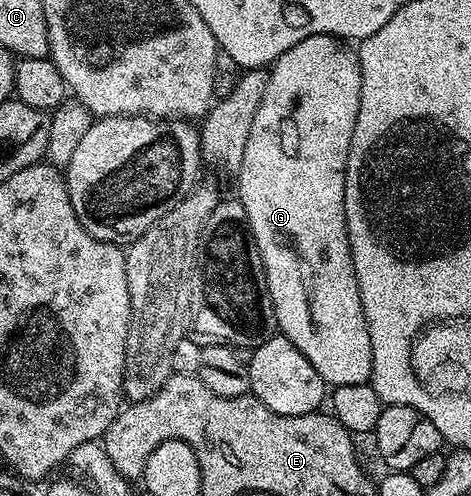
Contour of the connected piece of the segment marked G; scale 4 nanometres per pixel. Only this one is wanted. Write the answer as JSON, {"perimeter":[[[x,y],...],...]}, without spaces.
{"perimeter":[[[317,34],[300,40],[300,44],[288,48],[288,52],[284,52],[273,62],[268,70],[268,88],[264,88],[264,100],[260,100],[260,108],[256,108],[256,116],[252,120],[252,132],[248,132],[248,144],[244,144],[244,160],[236,175],[236,181],[238,181],[236,197],[244,204],[244,212],[248,212],[248,224],[264,264],[266,283],[268,292],[272,296],[278,330],[285,338],[292,340],[292,344],[296,344],[300,352],[304,352],[308,364],[312,364],[312,368],[316,368],[316,372],[320,372],[320,376],[331,387],[364,384],[369,382],[372,372],[372,340],[368,340],[368,324],[364,320],[364,308],[360,300],[360,288],[356,284],[354,275],[352,252],[348,244],[344,216],[346,161],[352,144],[352,132],[356,128],[356,116],[360,112],[360,84],[362,83],[358,55],[346,46],[349,45],[332,34]]]}

